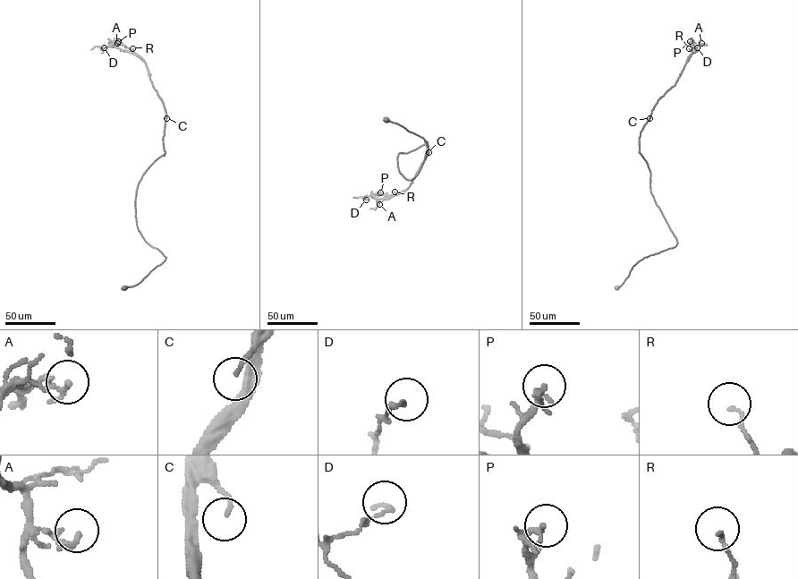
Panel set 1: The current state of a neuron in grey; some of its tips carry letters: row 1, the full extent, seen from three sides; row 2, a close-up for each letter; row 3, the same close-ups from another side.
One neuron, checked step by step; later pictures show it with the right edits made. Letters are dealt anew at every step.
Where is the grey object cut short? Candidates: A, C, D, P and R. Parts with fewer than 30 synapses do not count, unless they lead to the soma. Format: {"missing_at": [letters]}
{"missing_at": ["P"]}

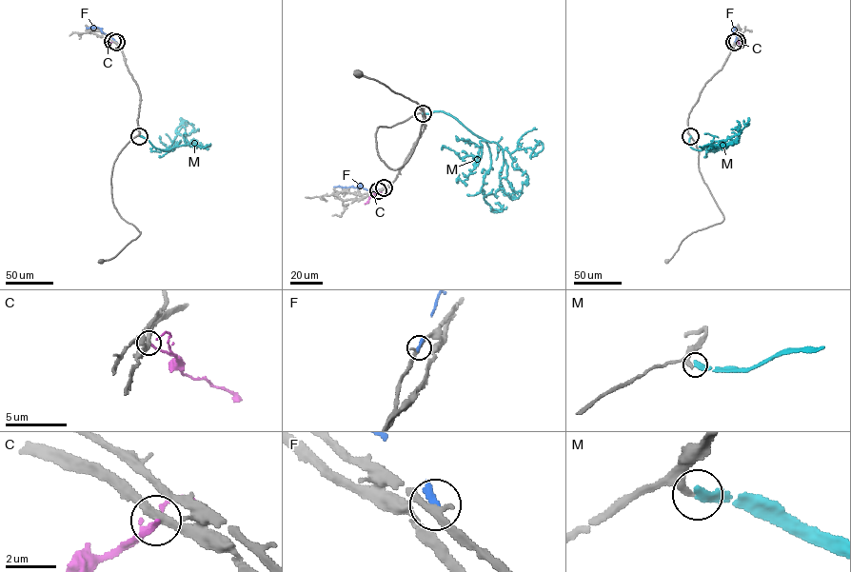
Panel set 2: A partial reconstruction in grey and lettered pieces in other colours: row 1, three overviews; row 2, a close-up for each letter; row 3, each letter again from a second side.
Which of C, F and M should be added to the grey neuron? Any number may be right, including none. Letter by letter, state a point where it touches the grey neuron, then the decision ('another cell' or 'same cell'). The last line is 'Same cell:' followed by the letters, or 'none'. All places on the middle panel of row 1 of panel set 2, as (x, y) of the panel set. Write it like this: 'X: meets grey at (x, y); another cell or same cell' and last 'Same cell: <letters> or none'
C: meets grey at (378, 190); another cell
F: meets grey at (384, 187); another cell
M: meets grey at (423, 113); another cell
Same cell: none

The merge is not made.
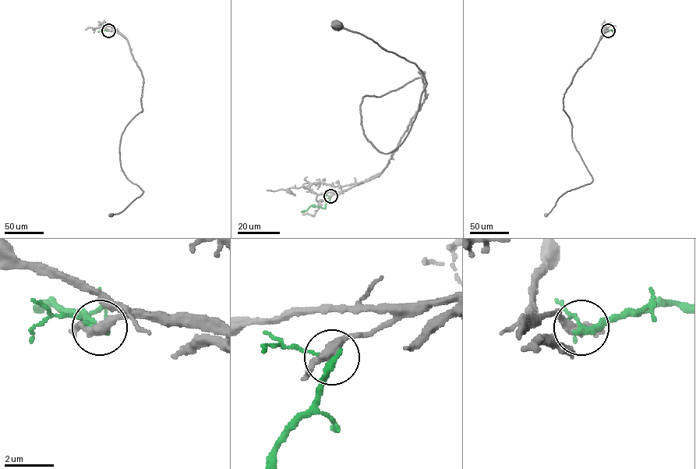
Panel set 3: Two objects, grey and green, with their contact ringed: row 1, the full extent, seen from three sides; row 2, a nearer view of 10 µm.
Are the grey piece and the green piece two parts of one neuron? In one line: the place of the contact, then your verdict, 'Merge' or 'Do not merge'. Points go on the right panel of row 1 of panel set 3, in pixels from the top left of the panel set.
Place: (608, 30). Do not merge

